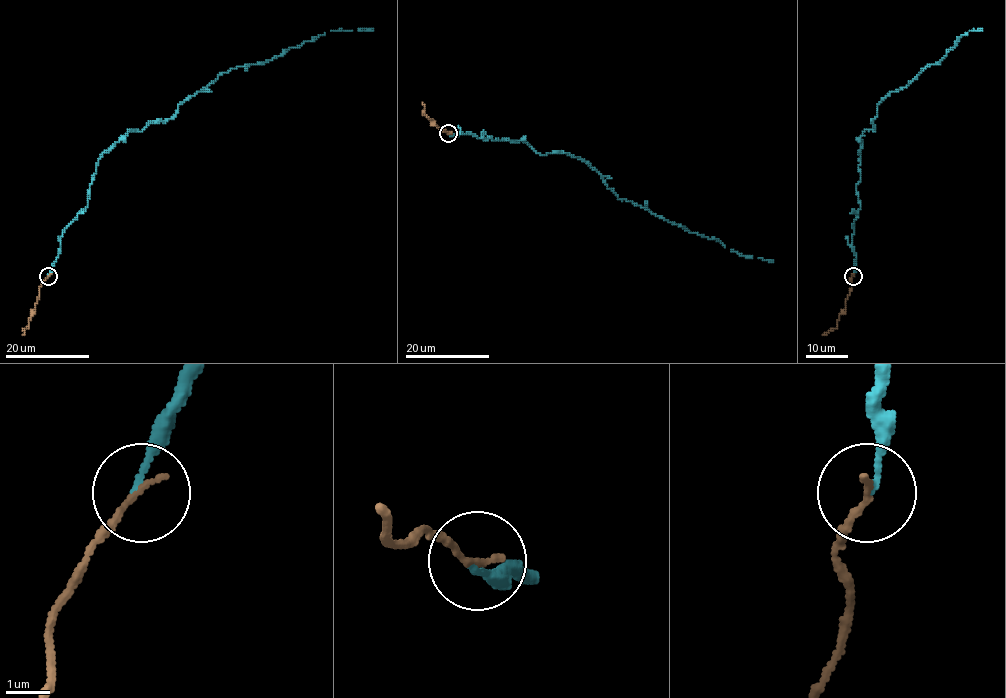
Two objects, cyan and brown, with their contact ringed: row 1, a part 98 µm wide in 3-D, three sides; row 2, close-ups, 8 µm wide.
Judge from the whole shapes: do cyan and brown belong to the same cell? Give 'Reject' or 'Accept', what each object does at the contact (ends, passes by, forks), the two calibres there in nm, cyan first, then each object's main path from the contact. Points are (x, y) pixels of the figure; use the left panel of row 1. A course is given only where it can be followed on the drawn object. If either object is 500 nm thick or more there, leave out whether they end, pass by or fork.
Accept. At the ring cyan ends. At the ring brown ends. Thickness 130 nm (cyan) against 160 nm. Course of cyan: (48, 275), (63, 230), (86, 207), (98, 158), (130, 129), (166, 121), (222, 73), (331, 30), (373, 29). Course of brown: (48, 275), (40, 288), (34, 312), (22, 334)

